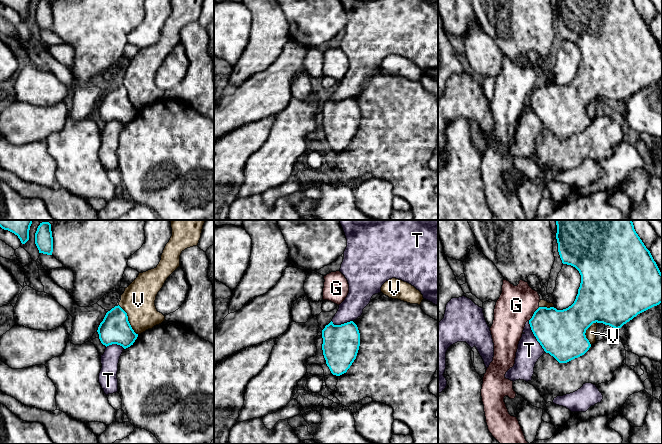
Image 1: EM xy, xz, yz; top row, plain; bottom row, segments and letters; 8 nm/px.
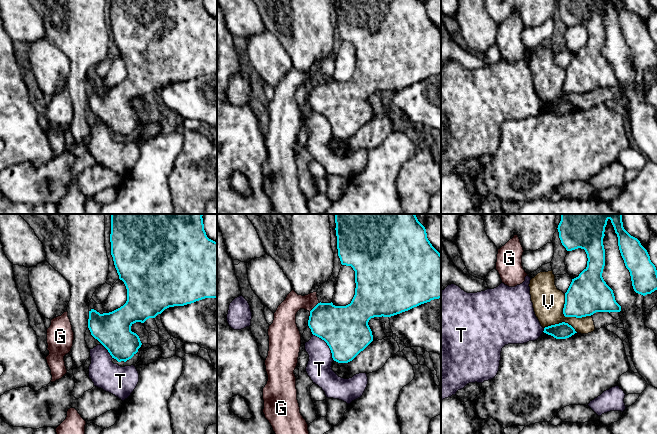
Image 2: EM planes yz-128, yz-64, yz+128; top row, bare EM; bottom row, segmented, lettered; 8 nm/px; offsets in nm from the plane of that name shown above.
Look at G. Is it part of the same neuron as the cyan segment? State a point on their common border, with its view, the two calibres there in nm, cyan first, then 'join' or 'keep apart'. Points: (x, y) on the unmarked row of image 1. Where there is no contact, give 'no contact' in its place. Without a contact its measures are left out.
yz (533, 90) | 360/300 nm | keep apart

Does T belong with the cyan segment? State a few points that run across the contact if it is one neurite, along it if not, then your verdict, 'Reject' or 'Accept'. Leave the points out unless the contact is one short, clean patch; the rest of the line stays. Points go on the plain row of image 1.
Line: yz (528, 97), (533, 111), (545, 127). Reject

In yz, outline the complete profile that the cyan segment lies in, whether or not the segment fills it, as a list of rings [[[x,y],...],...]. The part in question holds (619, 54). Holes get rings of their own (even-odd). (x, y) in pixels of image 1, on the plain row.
[[[556,0],[557,9],[556,15],[558,19],[558,28],[563,40],[571,41],[575,43],[581,51],[581,59],[578,65],[578,70],[574,79],[566,85],[557,86],[554,83],[539,83],[533,90],[532,94],[529,96],[531,106],[536,113],[537,117],[540,119],[542,124],[546,129],[553,132],[559,139],[567,139],[575,134],[584,131],[591,120],[586,114],[586,106],[593,99],[603,99],[609,101],[615,105],[621,104],[624,100],[632,96],[638,90],[659,81],[662,79],[662,49],[660,48],[656,38],[654,37],[650,27],[646,24],[638,10],[634,5],[633,0]]]

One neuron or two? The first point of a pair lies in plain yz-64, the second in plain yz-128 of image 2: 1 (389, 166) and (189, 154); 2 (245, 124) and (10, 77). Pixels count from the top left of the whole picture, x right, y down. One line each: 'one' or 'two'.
1: two
2: one

